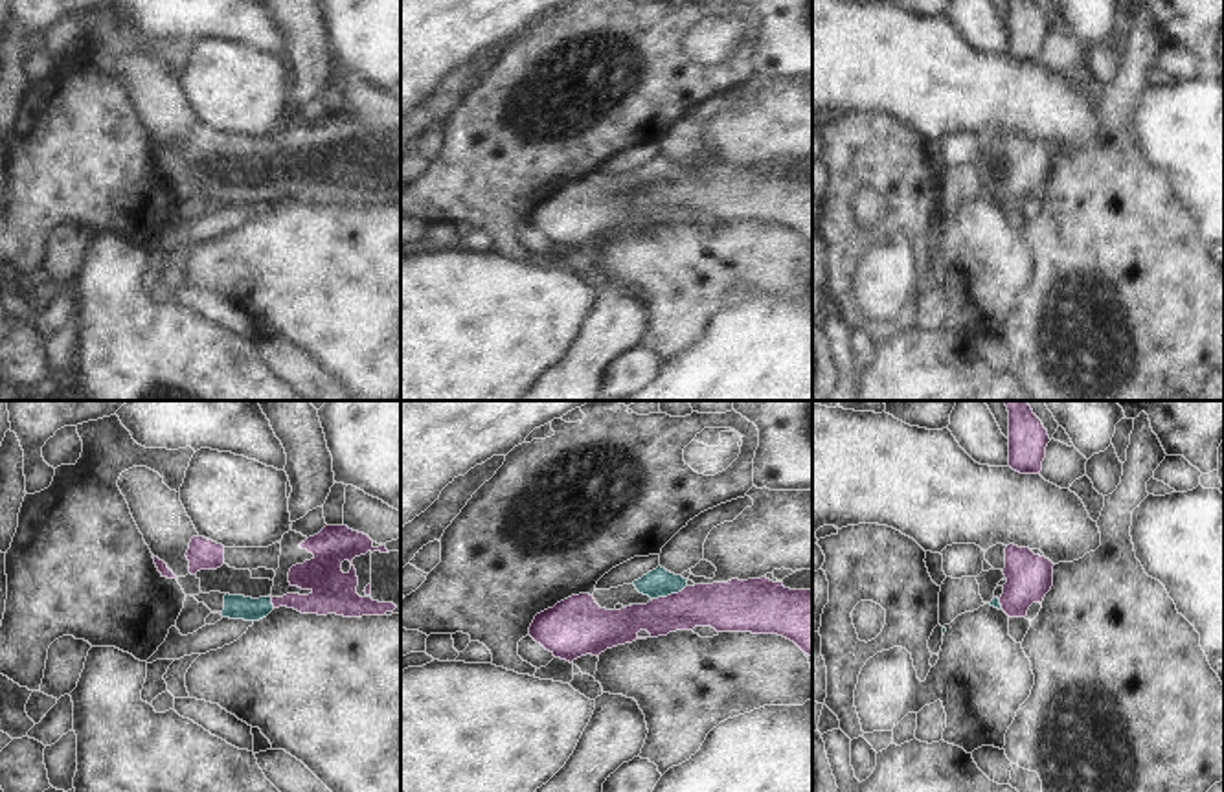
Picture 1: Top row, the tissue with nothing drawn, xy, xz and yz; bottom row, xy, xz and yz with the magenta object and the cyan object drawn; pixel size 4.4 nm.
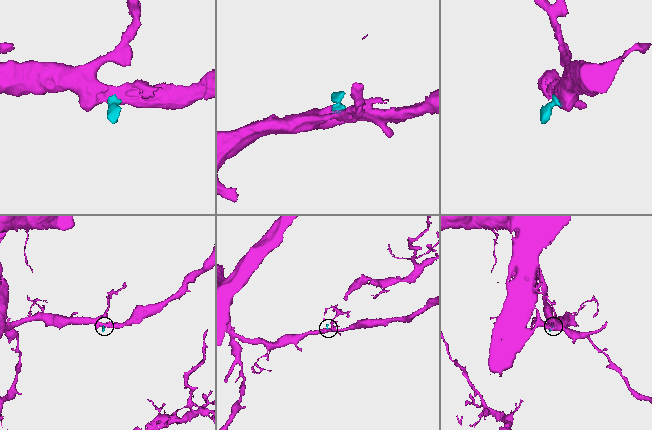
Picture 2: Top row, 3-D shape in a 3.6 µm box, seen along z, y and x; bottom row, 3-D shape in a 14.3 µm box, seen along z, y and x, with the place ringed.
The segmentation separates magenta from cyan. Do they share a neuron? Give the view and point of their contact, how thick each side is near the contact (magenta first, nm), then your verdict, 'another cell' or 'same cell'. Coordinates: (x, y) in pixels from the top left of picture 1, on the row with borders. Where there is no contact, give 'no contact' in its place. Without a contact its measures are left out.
contact xz (671, 594); calibres 220 and 130 nm; same cell

